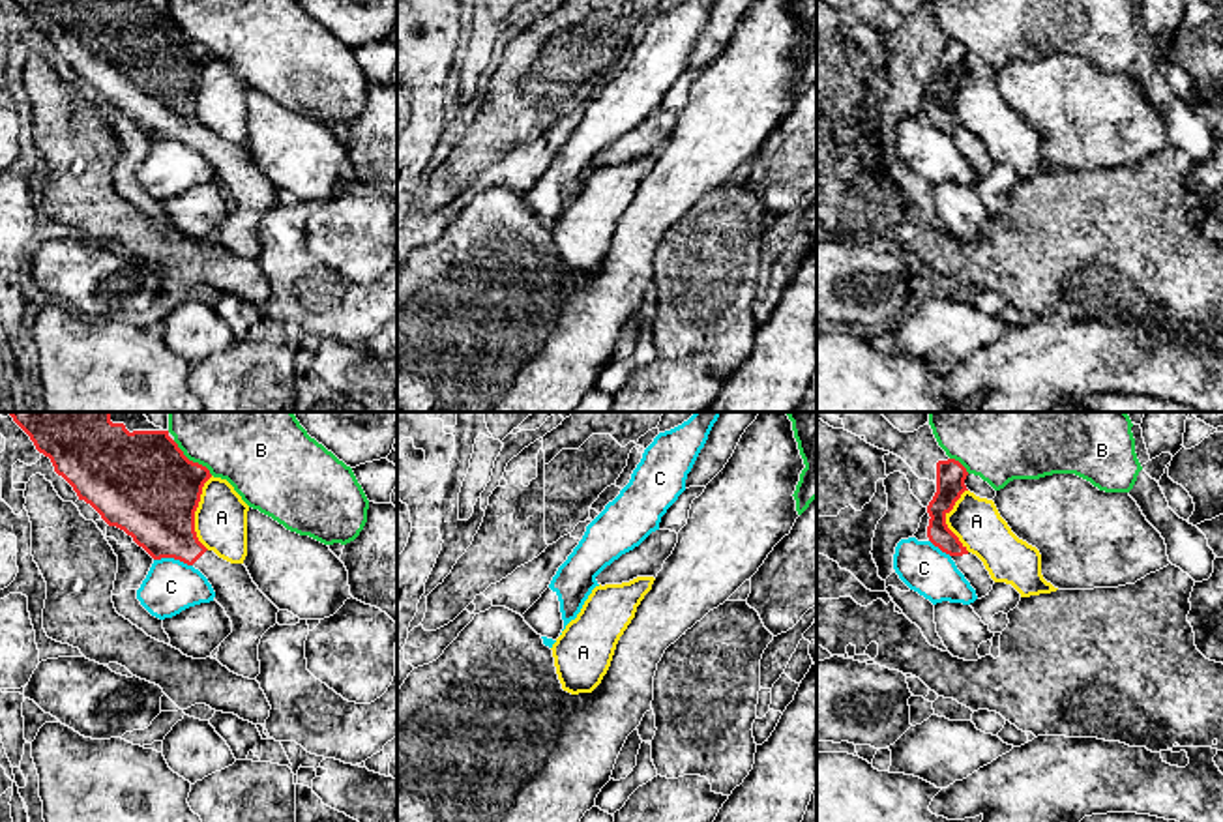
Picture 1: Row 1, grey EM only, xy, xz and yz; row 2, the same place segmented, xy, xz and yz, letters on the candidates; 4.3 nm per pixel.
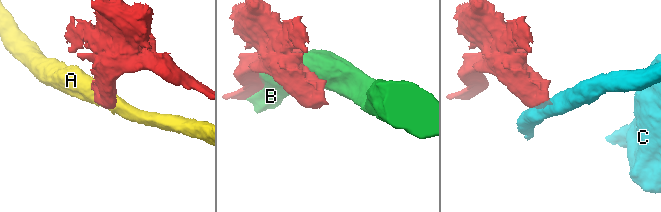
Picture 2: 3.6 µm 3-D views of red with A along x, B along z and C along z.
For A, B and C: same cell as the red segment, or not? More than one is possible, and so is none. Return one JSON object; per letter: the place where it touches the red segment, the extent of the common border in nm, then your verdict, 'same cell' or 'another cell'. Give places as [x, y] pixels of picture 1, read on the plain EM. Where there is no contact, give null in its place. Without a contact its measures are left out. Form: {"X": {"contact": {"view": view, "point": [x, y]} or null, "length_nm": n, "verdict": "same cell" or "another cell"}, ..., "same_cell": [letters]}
{"A": {"contact": {"view": "xy", "point": [193, 94]}, "length_nm": 320, "verdict": "another cell"}, "B": {"contact": {"view": "xy", "point": [191, 42]}, "length_nm": 220, "verdict": "another cell"}, "C": {"contact": {"view": "xy", "point": [173, 137]}, "length_nm": 170, "verdict": "another cell"}, "same_cell": []}

